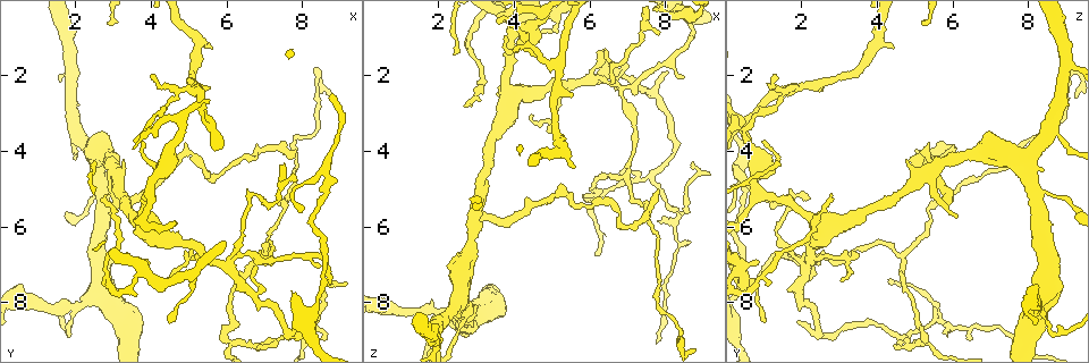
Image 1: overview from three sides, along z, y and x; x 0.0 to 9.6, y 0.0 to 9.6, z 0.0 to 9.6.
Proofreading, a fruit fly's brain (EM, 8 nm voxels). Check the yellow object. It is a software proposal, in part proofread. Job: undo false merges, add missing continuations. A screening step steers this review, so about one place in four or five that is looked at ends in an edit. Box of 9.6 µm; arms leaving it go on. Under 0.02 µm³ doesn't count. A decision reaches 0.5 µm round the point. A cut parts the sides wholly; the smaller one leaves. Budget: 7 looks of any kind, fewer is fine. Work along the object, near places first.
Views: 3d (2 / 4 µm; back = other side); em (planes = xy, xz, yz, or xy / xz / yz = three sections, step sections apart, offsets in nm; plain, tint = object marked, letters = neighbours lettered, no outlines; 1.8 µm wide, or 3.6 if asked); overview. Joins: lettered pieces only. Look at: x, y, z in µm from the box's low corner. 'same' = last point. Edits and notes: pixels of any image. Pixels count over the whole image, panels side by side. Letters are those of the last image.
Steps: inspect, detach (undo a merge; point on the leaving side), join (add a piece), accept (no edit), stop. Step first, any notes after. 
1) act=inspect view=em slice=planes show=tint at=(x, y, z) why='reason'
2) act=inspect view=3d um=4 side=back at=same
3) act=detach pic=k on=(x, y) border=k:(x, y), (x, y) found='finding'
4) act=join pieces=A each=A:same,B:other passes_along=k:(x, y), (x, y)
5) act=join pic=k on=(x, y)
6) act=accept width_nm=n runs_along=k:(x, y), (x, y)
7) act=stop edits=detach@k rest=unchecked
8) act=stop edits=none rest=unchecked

act=inspect view=em slice=yz step=4 show=tint at=(6.05, 4.40, 5.45) why='sharp bend'

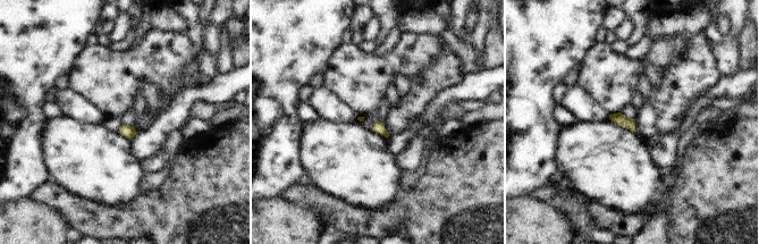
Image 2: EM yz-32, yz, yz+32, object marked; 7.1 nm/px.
act=inspect view=em slice=planes show=letters at=same

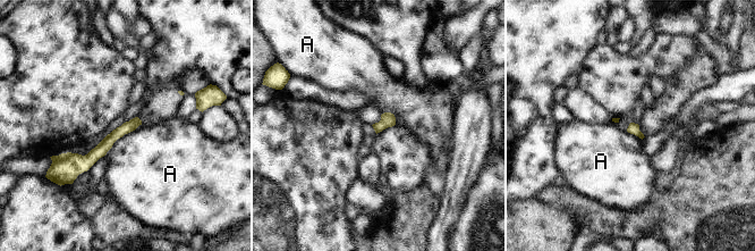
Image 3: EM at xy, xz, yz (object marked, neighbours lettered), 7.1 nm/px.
act=accept each=A:other border=3:(136, 127), (120, 136), (104, 155) found='one neuron here'

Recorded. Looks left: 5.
act=inspect view=em slice=planes show=letters at=(7.75, 4.00, 5.05) why='thin end'

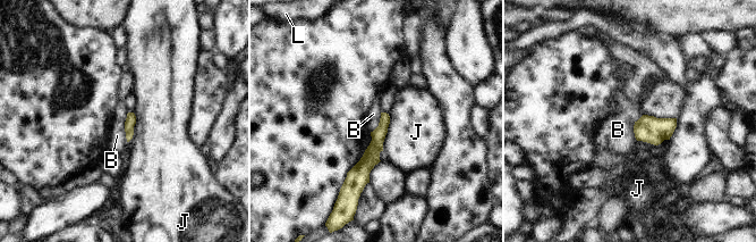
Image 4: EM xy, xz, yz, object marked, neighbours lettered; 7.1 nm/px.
act=accept longest_contact=J:260nm each=B:other,J:other,L:other found='no lettered piece goes on from it'

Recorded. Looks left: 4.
act=inspect view=em slice=xz step=8 show=tint at=(5.10, 2.40, 1.75) why='three arms meet'

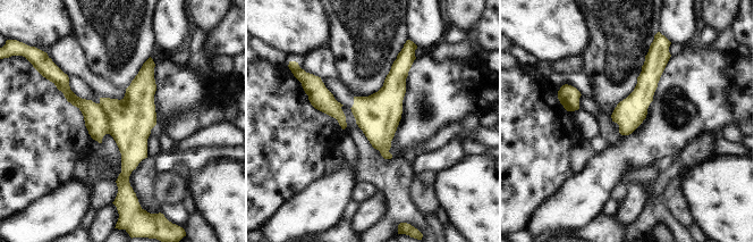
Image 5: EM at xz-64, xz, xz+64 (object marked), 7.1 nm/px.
act=inspect view=em slice=yz step=8 show=tint at=same why='cut it another way'

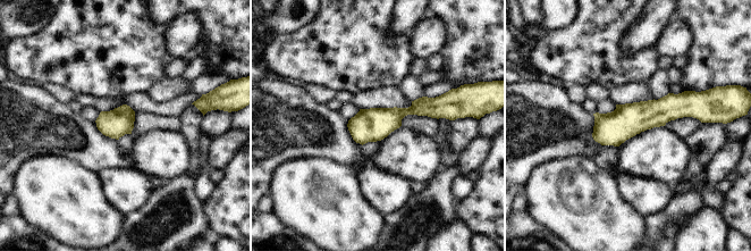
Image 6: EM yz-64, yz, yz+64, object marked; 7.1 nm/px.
act=inspect view=em slice=yz step=8 show=letters at=same

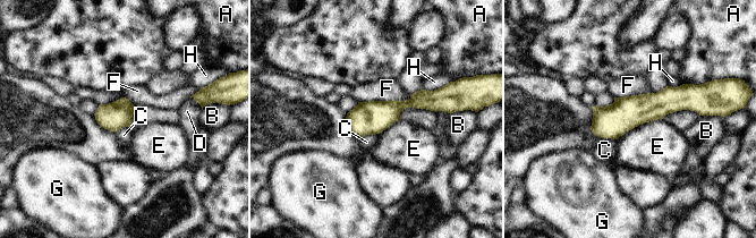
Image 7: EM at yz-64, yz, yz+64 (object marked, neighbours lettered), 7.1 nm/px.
act=detach pic=7 on=(112, 117) each=A:other,B:other,C:other,D:other,E:other,F:other,G:other,H:other border=7:(112, 102), (119, 105), (133, 107) found='a second neuron is stuck on'

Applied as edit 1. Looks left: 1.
act=stop edits=detach@7 rest=unchecked

